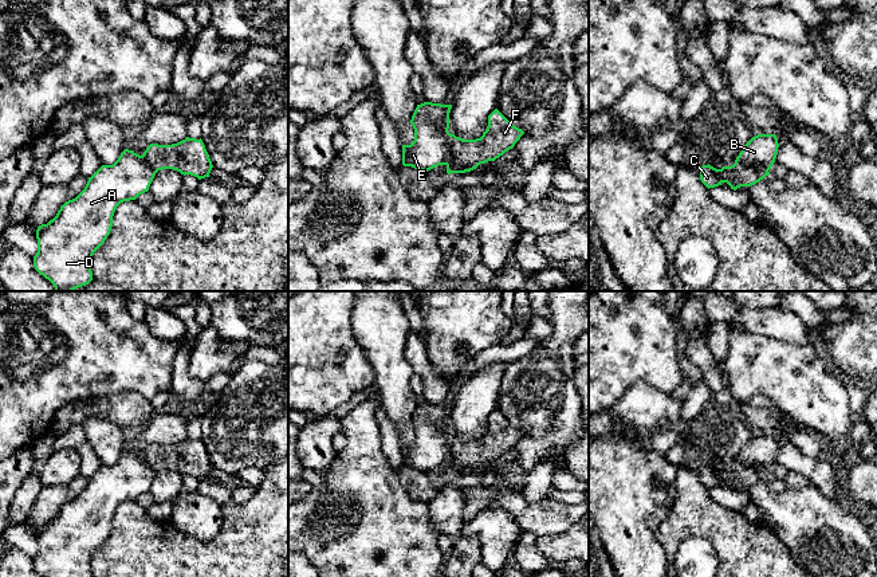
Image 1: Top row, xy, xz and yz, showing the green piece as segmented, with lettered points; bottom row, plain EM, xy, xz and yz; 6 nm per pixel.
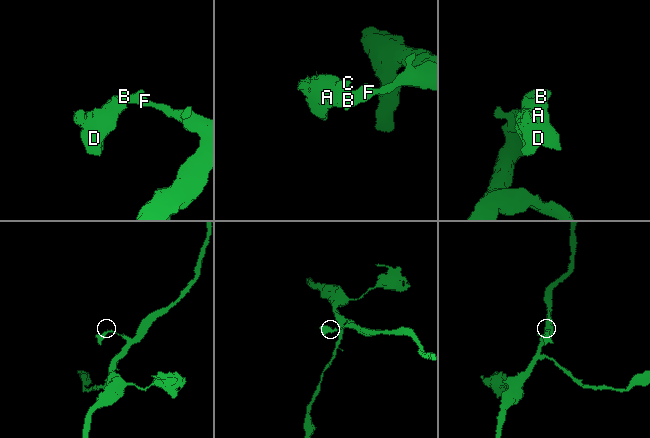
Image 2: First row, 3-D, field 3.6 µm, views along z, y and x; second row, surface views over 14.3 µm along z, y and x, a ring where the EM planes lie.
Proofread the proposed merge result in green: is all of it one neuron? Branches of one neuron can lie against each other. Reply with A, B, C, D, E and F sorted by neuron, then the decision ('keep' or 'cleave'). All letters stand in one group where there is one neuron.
A C D E / B F | cleave

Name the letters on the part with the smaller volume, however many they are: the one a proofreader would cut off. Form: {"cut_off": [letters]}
{"cut_off": ["A", "C", "D", "E"]}

